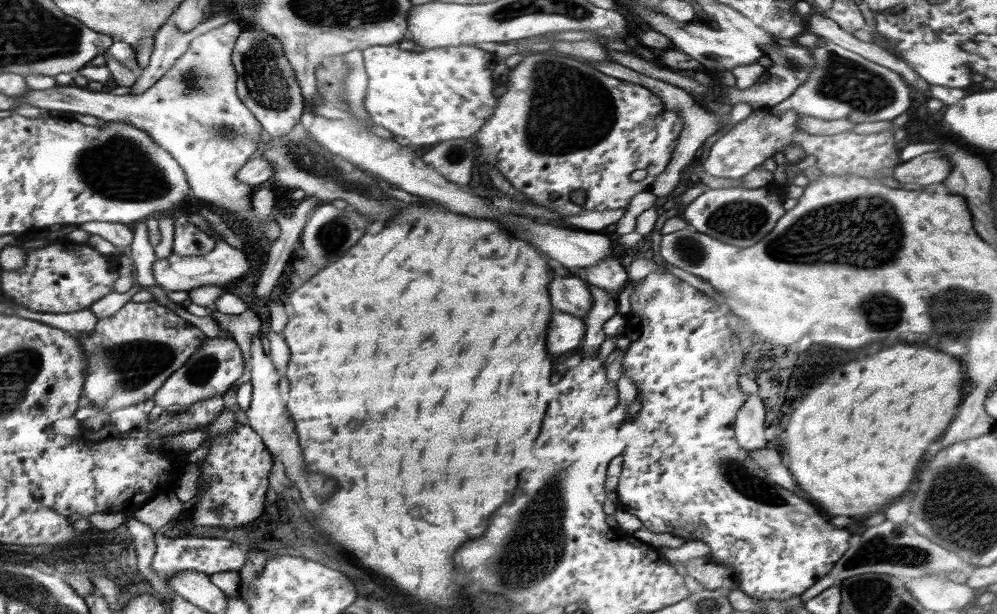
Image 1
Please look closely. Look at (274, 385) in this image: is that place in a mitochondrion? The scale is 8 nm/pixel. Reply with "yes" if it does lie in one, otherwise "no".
no

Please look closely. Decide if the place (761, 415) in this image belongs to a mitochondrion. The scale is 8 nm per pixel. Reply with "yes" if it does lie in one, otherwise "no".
no

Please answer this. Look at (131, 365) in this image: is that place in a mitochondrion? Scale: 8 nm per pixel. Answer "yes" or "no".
yes

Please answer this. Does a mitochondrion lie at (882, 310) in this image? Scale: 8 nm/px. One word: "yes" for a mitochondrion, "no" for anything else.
yes

